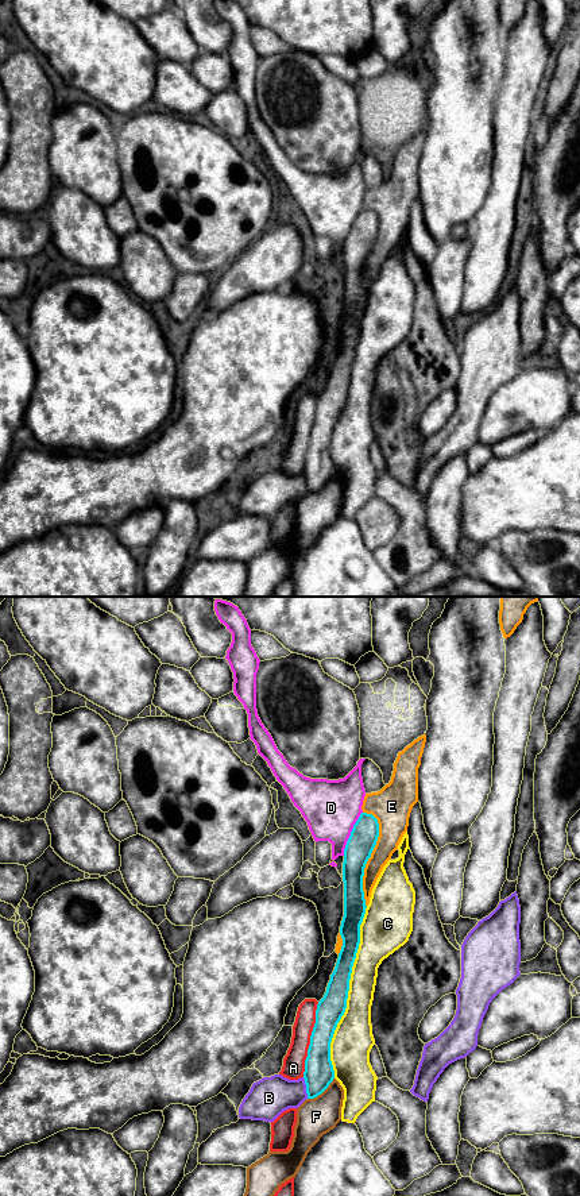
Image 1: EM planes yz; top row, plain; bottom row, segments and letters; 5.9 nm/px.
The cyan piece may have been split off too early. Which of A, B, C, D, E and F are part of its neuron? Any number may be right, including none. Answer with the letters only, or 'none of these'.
E

